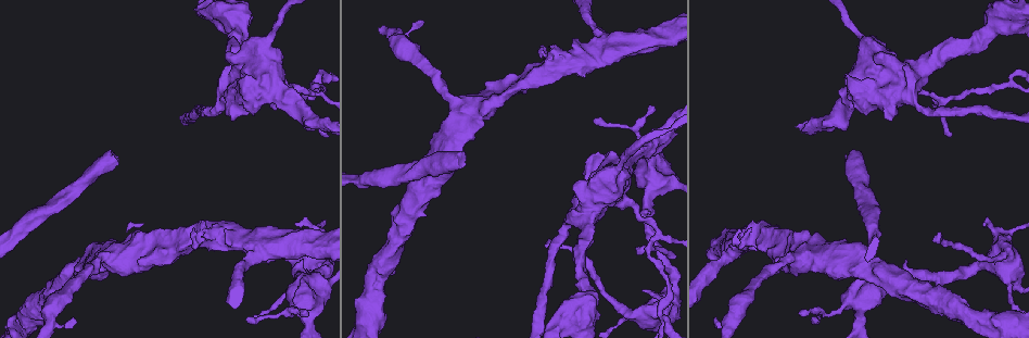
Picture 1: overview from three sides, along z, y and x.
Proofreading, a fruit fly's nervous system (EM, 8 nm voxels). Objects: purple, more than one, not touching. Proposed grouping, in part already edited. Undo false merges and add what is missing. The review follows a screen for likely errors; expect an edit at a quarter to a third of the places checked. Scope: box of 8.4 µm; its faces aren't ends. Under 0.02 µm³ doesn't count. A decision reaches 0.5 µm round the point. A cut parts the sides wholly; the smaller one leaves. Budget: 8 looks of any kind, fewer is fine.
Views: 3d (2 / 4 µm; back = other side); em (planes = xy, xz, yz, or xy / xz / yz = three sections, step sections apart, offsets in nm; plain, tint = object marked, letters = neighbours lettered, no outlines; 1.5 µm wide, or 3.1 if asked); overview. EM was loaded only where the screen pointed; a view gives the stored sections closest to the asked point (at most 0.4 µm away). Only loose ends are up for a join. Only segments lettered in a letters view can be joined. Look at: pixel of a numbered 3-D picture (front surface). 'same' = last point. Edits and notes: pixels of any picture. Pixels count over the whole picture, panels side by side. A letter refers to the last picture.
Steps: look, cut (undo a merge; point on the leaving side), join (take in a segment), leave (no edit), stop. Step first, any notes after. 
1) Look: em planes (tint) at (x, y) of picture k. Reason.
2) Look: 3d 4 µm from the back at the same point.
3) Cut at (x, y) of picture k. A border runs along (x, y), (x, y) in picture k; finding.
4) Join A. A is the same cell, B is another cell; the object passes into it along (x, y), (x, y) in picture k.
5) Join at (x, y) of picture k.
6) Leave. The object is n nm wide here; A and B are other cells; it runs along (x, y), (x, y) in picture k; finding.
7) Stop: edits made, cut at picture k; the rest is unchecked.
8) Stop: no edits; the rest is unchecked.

Look: em planes (tint) at (922, 91) of picture 1. Calibre changes.

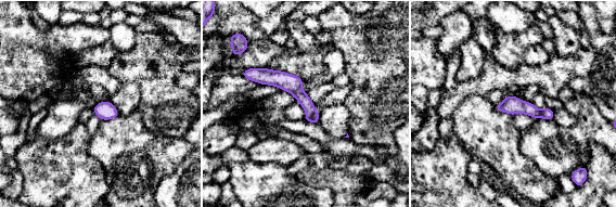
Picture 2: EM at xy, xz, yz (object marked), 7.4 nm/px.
Look: em planes (letters) at the same point.

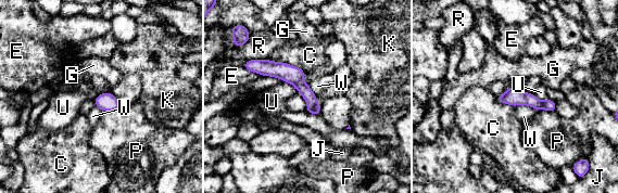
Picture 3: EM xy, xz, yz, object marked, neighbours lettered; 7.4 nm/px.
Cut at (549, 104) of picture 3. The longest contact is with C, 300 nm; C, E, G, J, K, P, R, U and W are other cells; a border runs along (542, 102), (540, 108) in picture 3; two neurons meet here.

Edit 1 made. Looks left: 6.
Look: 3d 4 µm at (638, 250) of picture 1. Free end.

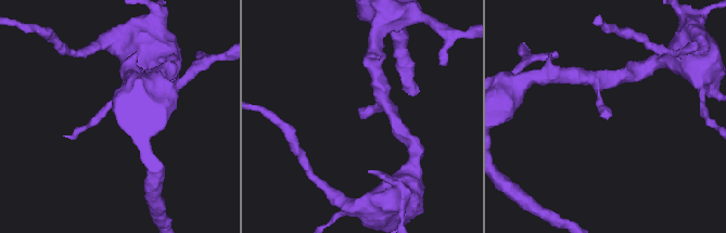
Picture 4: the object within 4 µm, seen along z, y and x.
Look: em planes (letters) at (362, 115) of picture 4. Shape alone is not enough.

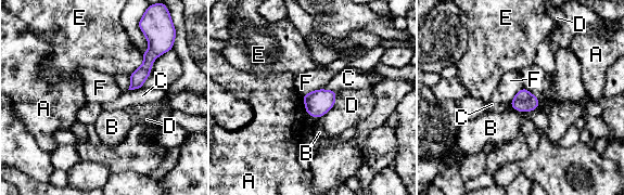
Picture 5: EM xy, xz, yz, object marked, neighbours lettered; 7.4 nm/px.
Leave. The longest contact is with D, 220 nm; A, B, C, D, E and F are other cells; a border runs along (512, 107), (519, 111), (531, 112) in picture 5; none of them fits.

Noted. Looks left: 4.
Look: em planes (tint) at (111, 258) of picture 1. Thin arm on a thick one.

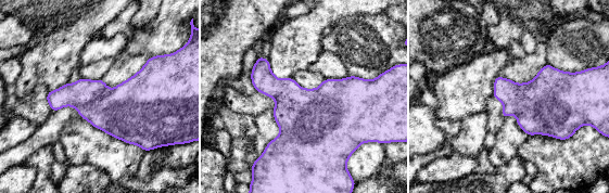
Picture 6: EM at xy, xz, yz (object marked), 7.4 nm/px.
Look: em planes (letters) at the same point.

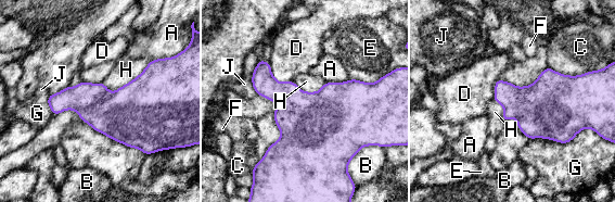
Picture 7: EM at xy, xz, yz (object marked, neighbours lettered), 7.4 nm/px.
Leave. The object is 480 nm wide here; A, B, C, D, E, F, G, H and J are other cells; a border runs along (610, 62), (577, 75), (548, 67) in picture 7; one neuron here.

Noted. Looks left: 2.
Stop: edits made, cut at picture 3; the rest is unchecked.

